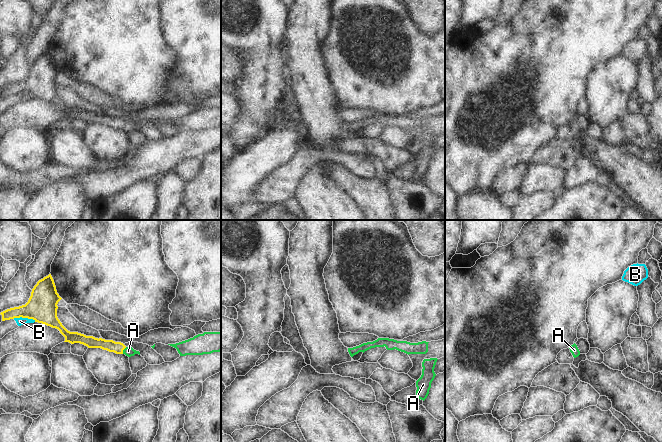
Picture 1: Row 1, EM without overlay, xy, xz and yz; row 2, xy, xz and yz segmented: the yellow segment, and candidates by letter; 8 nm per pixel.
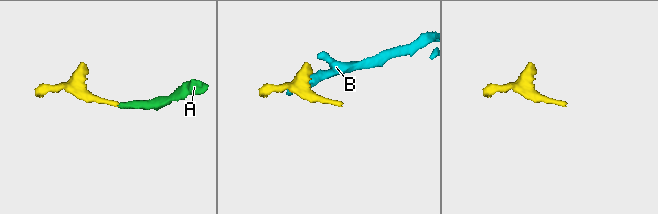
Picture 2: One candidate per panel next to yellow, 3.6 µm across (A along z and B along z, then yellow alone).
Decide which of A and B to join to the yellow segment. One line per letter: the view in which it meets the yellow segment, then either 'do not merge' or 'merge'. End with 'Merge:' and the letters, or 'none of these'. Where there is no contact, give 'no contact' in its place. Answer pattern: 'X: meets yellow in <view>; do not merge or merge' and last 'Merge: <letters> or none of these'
A: meets yellow in xy; merge
B: meets yellow in xy; do not merge
Merge: A

